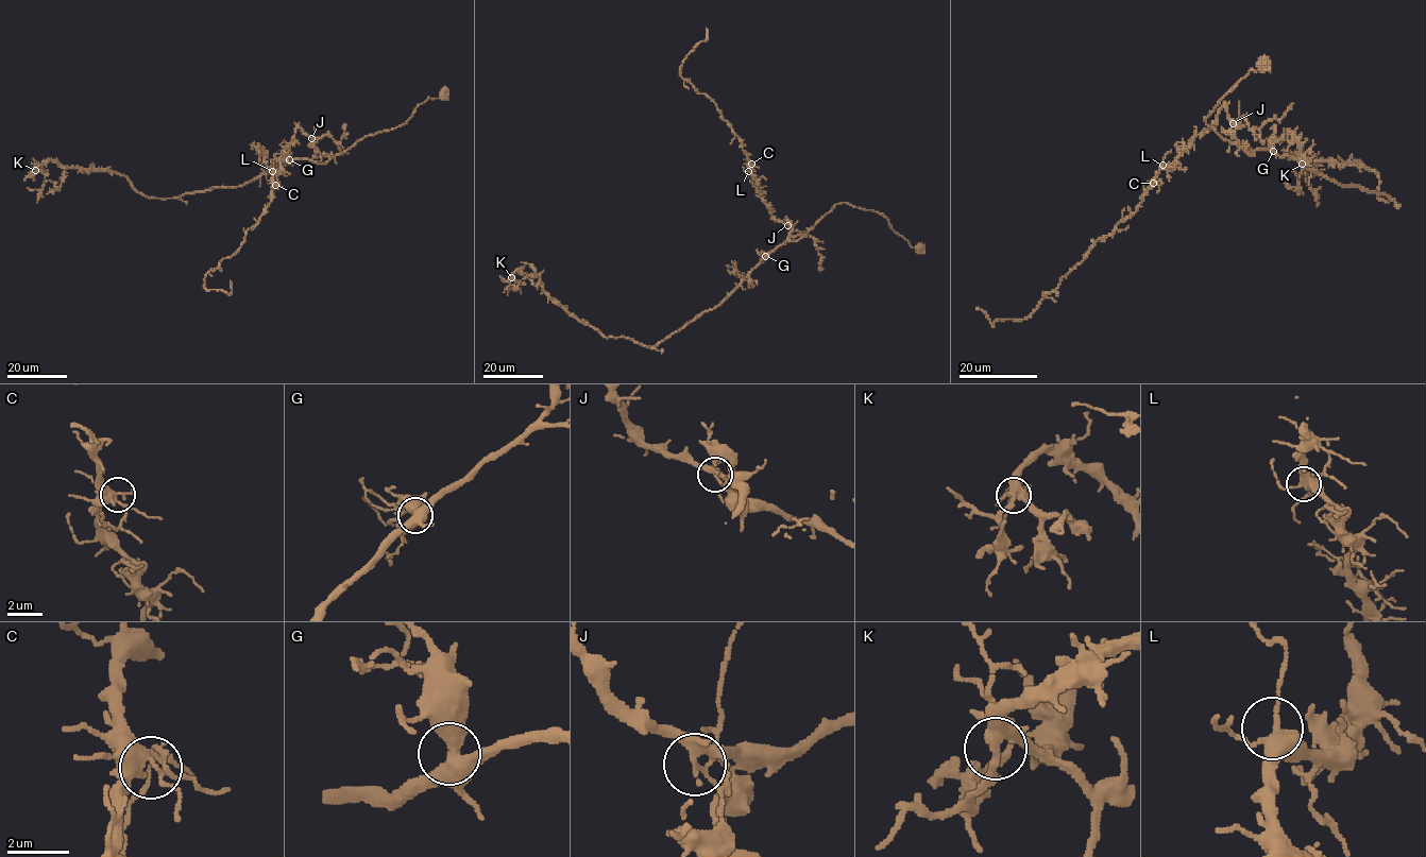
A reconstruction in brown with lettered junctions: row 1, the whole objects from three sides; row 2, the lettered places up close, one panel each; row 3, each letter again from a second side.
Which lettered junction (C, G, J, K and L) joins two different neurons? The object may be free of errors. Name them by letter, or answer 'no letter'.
J

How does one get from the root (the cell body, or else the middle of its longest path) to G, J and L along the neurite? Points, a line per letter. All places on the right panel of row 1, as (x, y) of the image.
G: (1261, 65), (1262, 70), (1251, 70), (1204, 120), (1223, 138), (1250, 154), (1260, 149), (1273, 151)
J: (1261, 65), (1262, 70), (1251, 70), (1204, 119), (1223, 138), (1248, 148), (1237, 139), (1233, 123)
L: (1261, 65), (1204, 119), (1223, 138), (1249, 147), (1237, 139), (1236, 125), (1222, 107), (1169, 168), (1163, 165)

